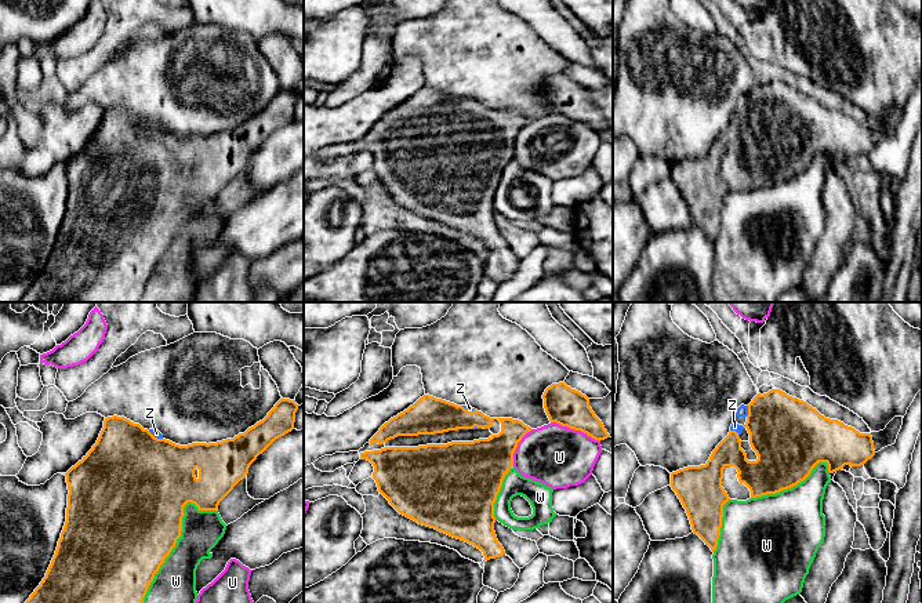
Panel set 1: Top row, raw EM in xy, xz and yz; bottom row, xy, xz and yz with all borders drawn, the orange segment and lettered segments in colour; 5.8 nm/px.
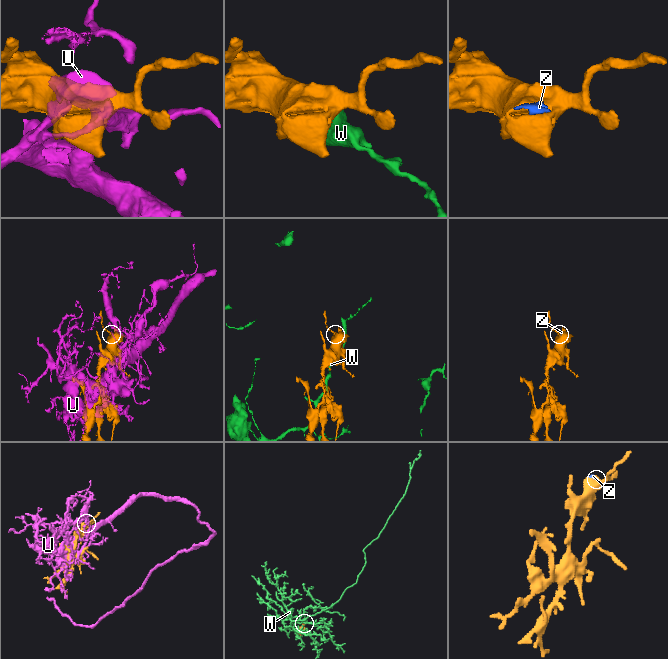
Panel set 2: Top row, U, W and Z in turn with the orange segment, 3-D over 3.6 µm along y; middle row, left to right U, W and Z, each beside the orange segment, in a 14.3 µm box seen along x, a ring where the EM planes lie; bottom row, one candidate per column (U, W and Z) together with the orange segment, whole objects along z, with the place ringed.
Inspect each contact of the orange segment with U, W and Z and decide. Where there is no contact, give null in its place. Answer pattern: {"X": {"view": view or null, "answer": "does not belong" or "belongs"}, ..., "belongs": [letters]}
{"U": {"view": "xz", "answer": "does not belong"}, "W": {"view": "xy", "answer": "does not belong"}, "Z": {"view": "yz", "answer": "belongs"}, "belongs": ["Z"]}

